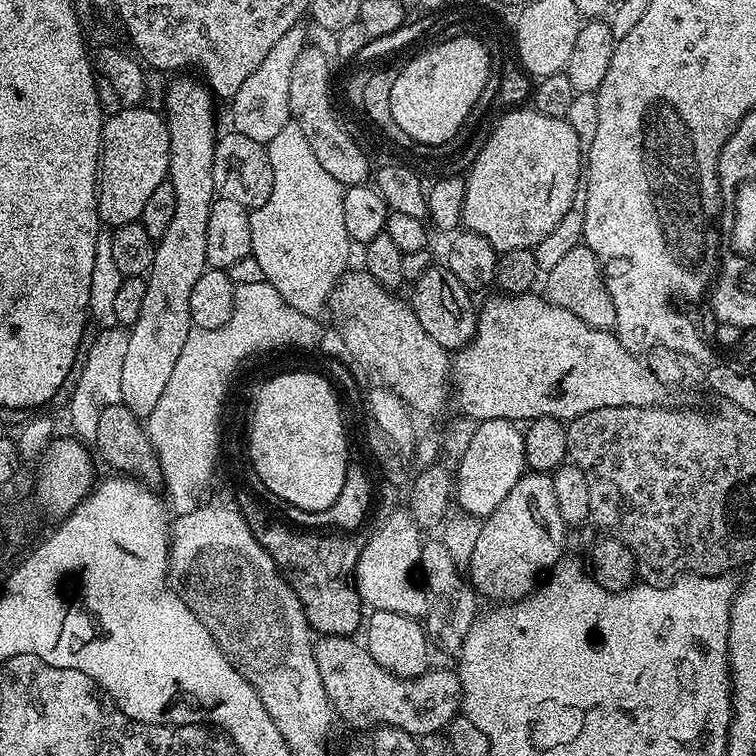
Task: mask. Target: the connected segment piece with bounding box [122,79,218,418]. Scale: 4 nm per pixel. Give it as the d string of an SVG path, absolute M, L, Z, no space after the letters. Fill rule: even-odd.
M172 80L164 92L162 112L170 134L168 180L174 186L178 202L166 234L157 243L152 271L146 277L148 289L142 311L130 326L128 335L129 346L122 369L122 403L139 418L146 418L154 406L158 406L158 398L162 398L162 390L166 390L166 382L170 382L178 354L182 354L182 346L186 346L186 338L193 330L190 290L194 290L194 282L206 271L208 262L206 222L210 222L212 201L218 196L211 173L218 129L216 112L212 109L213 93L207 83L196 80Z

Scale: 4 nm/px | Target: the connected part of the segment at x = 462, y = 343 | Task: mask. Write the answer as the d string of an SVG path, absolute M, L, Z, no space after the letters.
M433 266L422 274L411 285L412 297L410 303L418 322L422 322L422 330L438 342L445 350L459 350L465 348L474 338L476 333L476 318L478 315L477 305L472 305L473 293L454 274L447 266Z

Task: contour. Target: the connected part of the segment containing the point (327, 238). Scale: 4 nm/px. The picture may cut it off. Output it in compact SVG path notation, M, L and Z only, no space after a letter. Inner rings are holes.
M289 122L267 143L270 164L274 172L274 188L269 201L261 208L250 212L251 256L262 266L262 274L282 298L294 310L307 316L322 317L330 308L332 291L344 275L348 264L348 251L354 248L346 234L346 222L342 219L342 202L345 185L339 184L326 169L314 158L314 150L310 150L310 142L306 142L306 134L302 134L302 126Z

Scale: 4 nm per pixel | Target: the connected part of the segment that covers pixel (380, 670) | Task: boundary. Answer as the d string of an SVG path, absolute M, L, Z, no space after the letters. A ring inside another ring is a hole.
M325 636L315 641L316 661L322 674L324 689L328 700L332 703L335 715L340 716L352 728L368 728L375 730L381 726L394 726L398 730L406 730L406 734L417 738L432 736L435 732L443 733L450 721L458 715L462 708L460 694L460 677L455 671L447 672L444 668L433 667L421 676L405 678L390 674L369 654L363 643L351 636Z

